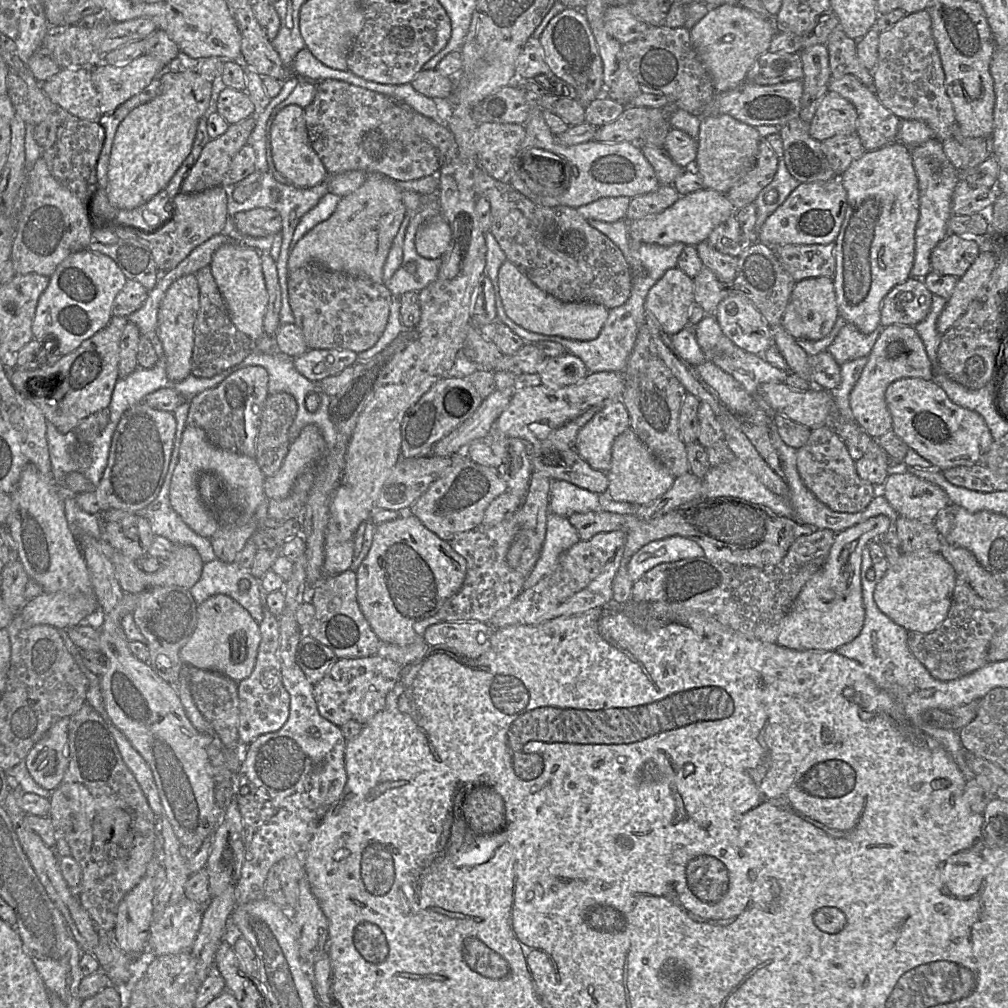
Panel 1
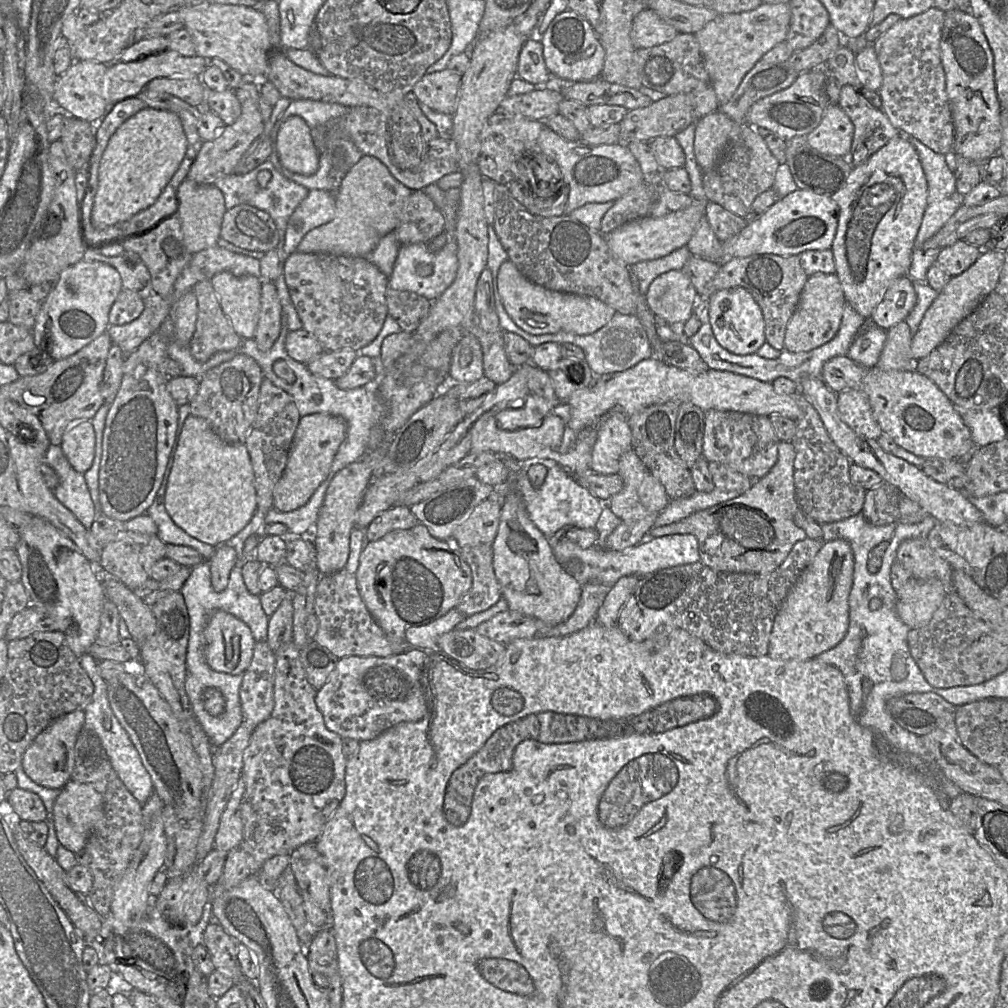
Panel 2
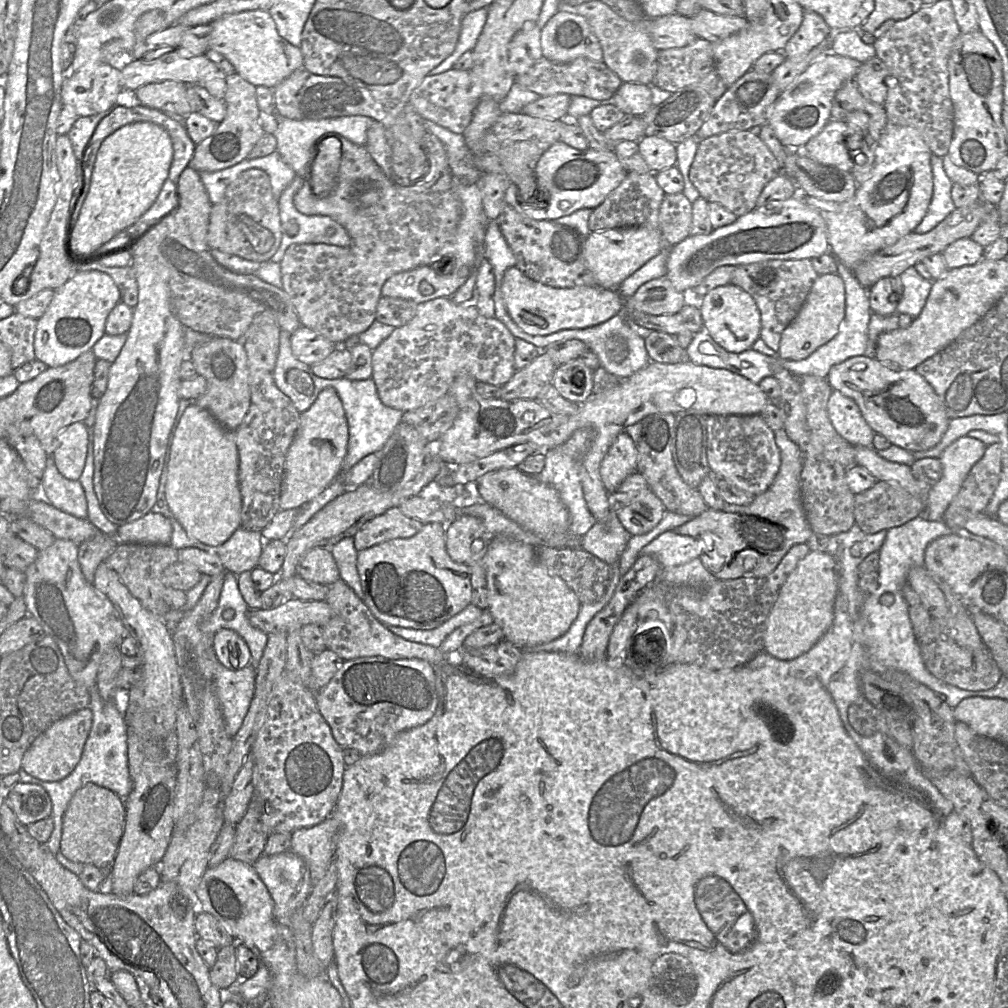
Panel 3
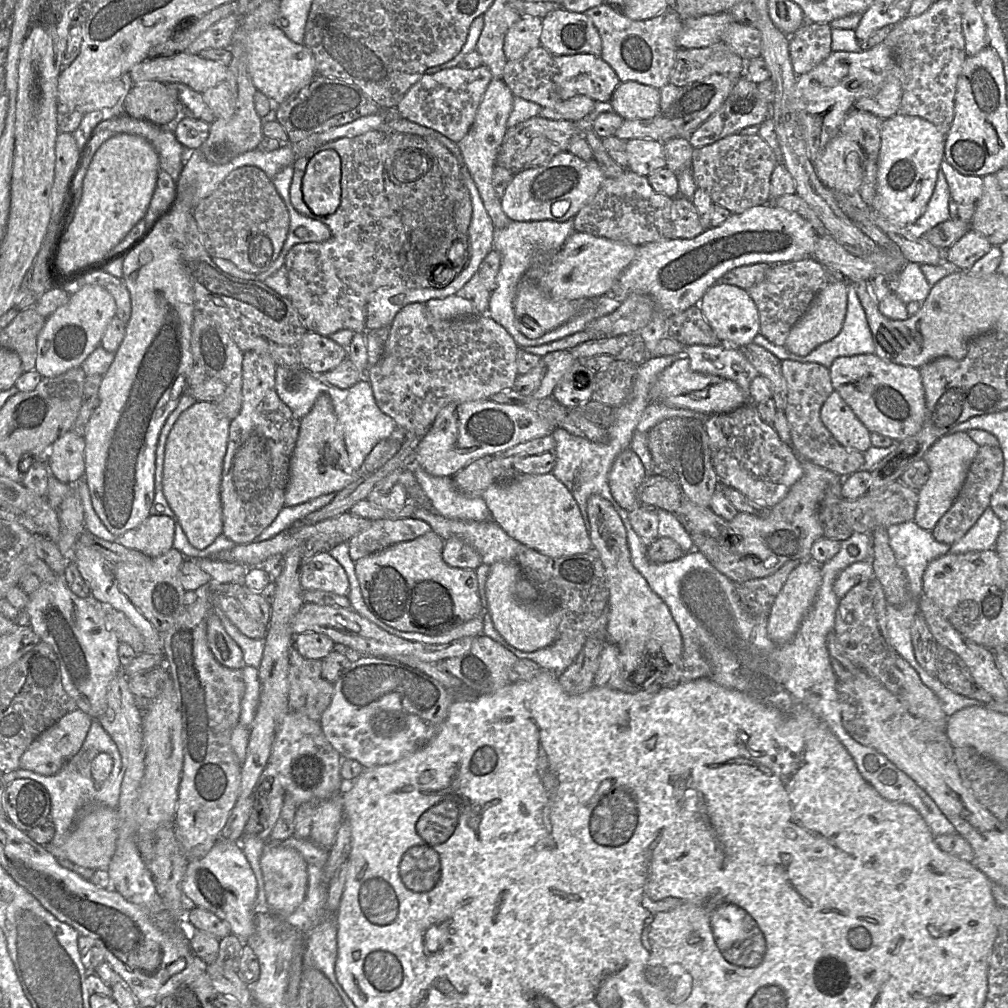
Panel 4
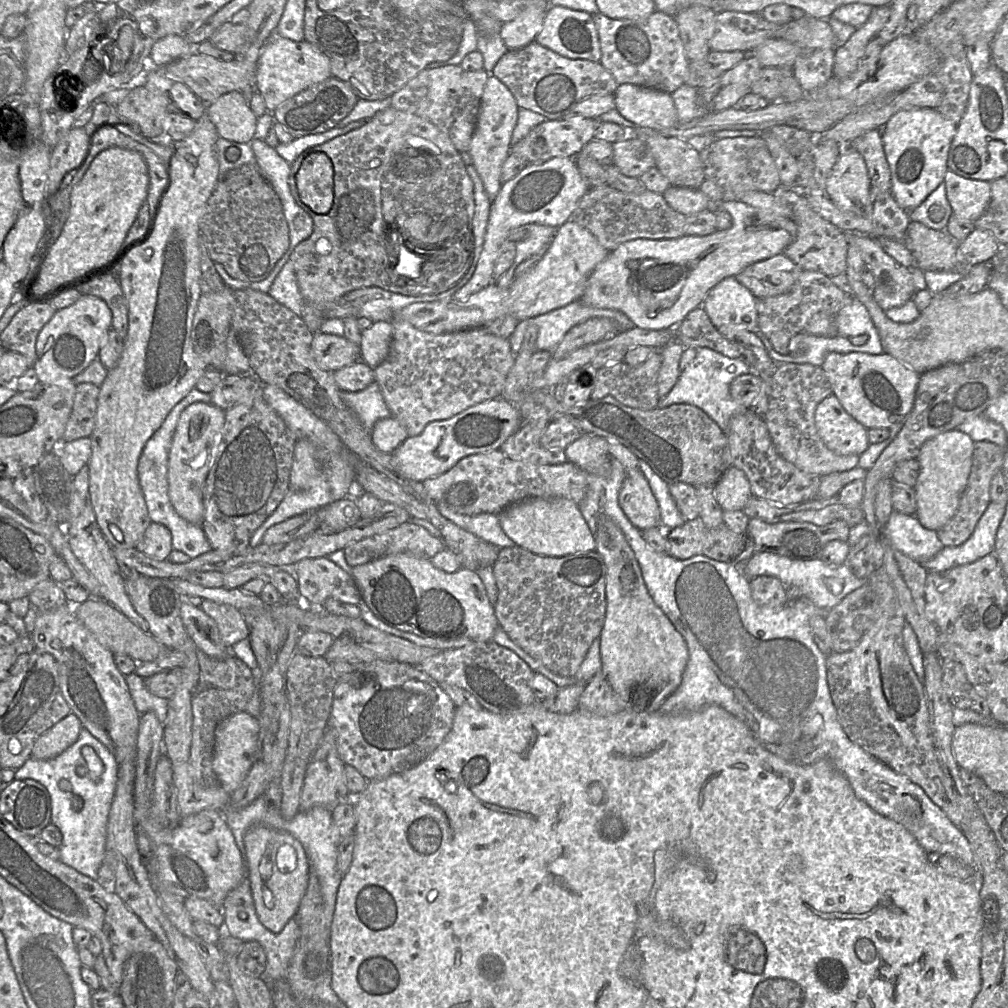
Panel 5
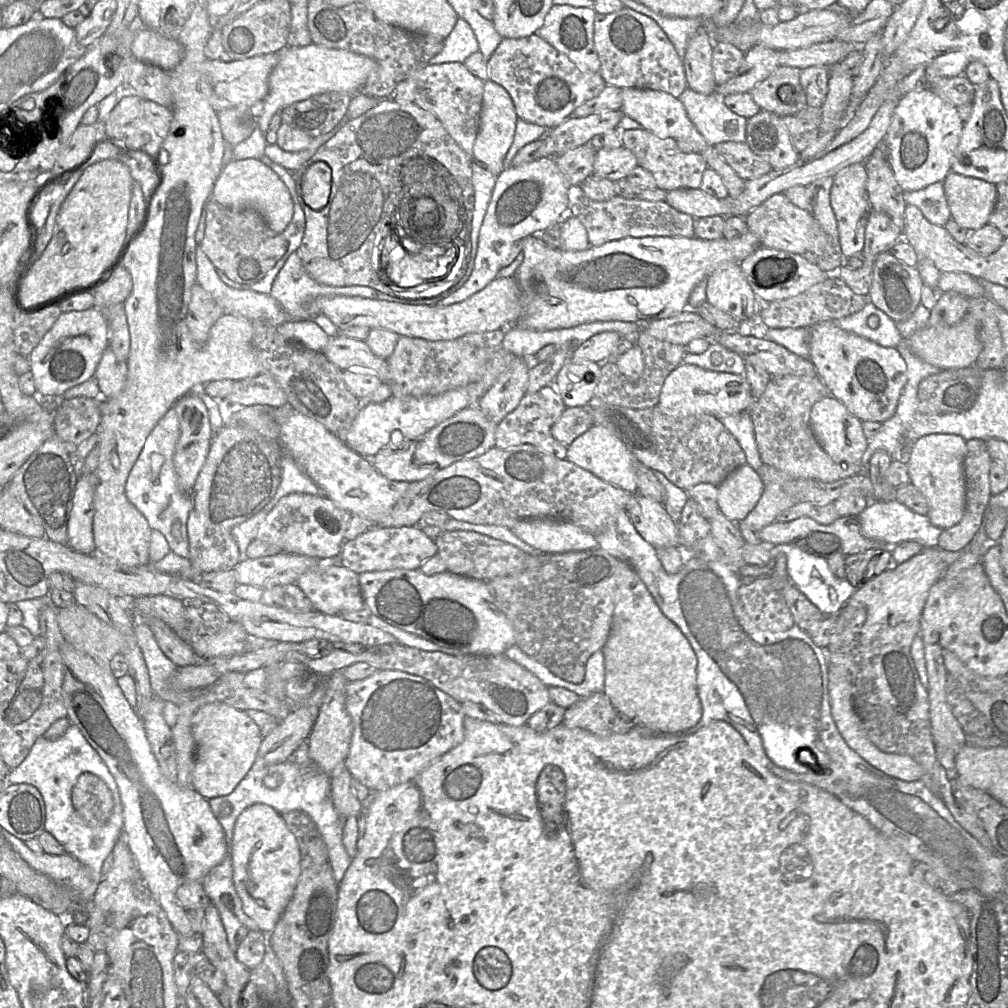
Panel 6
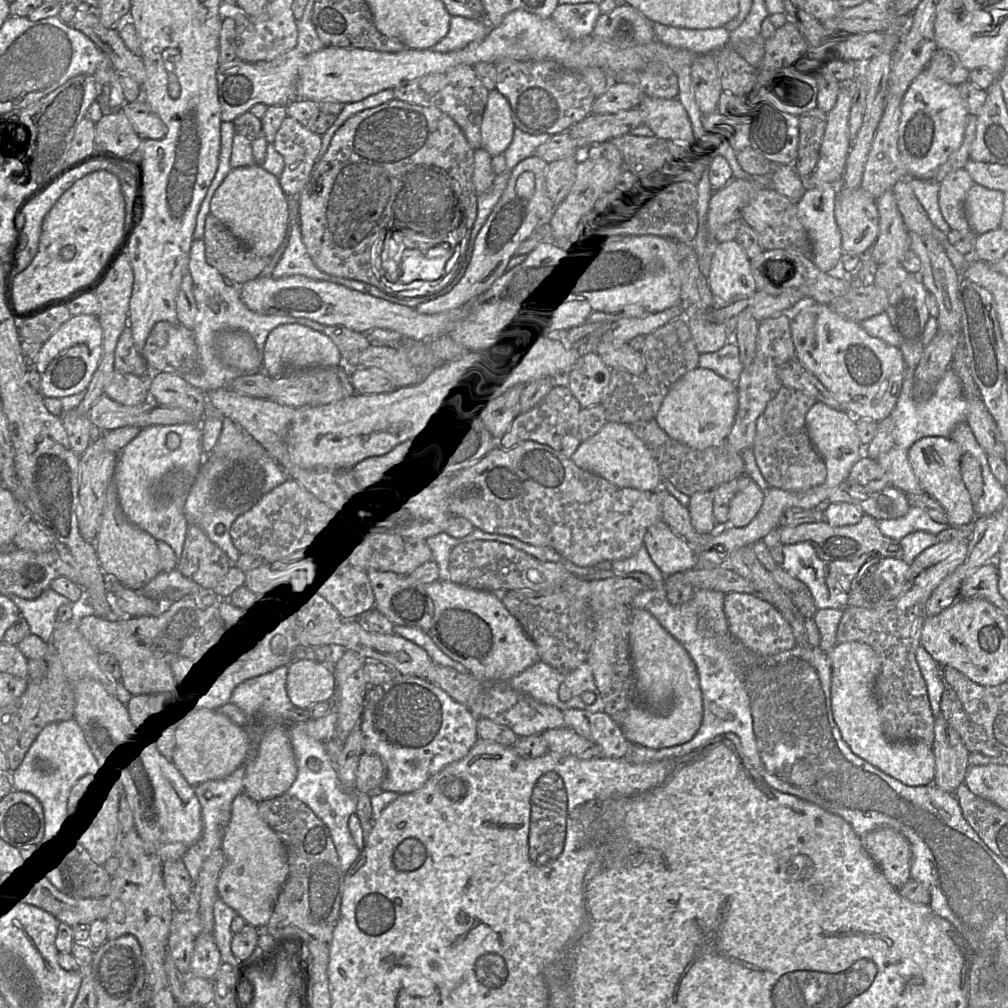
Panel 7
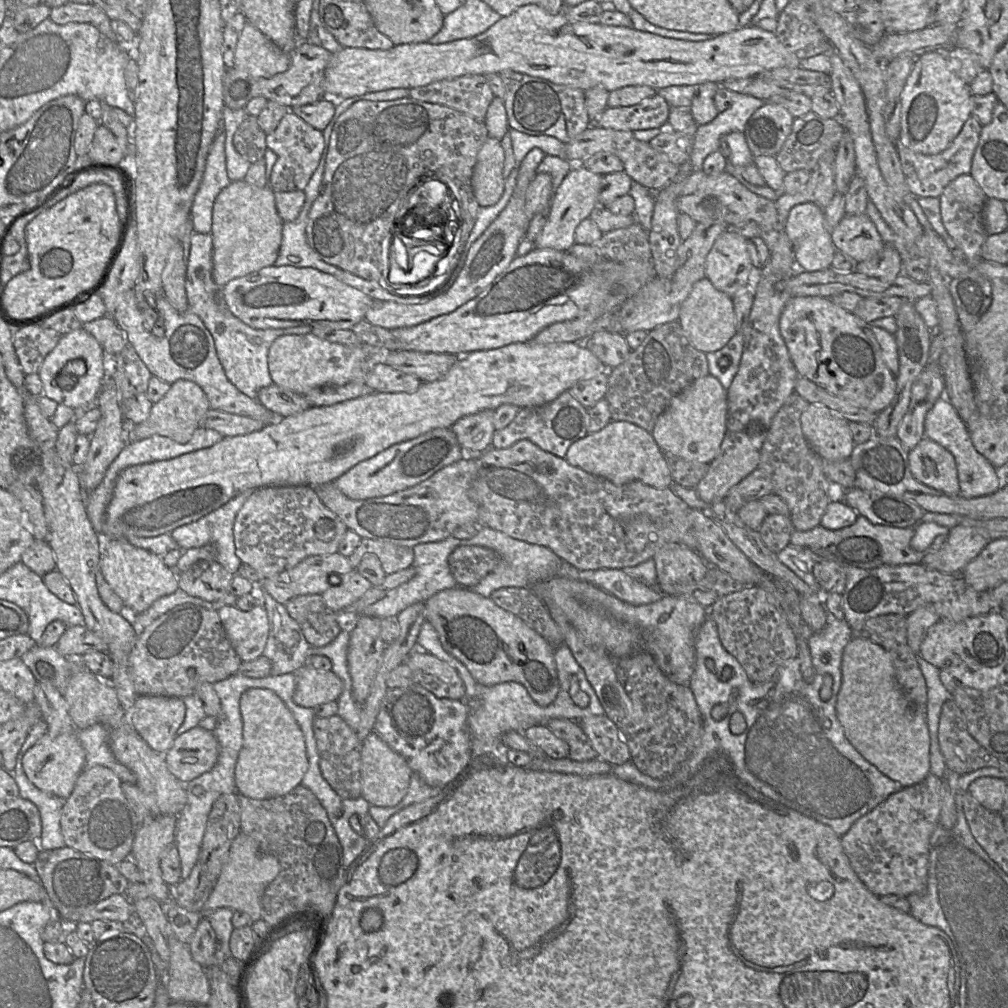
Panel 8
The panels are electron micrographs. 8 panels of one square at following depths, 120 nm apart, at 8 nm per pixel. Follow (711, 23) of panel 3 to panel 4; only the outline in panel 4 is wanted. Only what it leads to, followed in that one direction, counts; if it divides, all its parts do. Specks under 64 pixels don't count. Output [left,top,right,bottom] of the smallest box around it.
[721,23,761,61]

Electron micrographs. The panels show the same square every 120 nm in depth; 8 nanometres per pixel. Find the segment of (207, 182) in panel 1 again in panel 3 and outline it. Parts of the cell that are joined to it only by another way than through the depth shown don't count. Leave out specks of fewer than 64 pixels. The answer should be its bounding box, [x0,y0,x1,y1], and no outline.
[188,72,265,172]

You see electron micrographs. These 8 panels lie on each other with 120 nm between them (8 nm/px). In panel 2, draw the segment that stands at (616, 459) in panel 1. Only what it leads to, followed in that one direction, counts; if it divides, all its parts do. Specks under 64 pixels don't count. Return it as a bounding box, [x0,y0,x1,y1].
[609,448,670,521]

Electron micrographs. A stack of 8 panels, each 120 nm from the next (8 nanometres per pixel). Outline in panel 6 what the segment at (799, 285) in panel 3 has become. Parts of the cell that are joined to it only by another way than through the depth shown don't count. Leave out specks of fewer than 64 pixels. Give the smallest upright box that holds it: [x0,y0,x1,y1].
[758,275,869,328]

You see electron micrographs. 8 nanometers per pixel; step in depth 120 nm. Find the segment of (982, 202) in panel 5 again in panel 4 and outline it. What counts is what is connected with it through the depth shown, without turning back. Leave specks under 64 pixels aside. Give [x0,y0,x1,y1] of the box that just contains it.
[940,159,983,204]

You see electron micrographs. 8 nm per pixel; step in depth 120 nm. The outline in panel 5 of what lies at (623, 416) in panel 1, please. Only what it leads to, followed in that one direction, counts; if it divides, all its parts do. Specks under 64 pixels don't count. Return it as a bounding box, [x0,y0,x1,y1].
[618,469,661,531]

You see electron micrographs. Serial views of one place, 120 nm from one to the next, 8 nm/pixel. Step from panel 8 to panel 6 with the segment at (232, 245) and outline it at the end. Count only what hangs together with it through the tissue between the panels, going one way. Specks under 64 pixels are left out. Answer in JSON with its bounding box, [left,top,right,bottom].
[211,159,293,234]

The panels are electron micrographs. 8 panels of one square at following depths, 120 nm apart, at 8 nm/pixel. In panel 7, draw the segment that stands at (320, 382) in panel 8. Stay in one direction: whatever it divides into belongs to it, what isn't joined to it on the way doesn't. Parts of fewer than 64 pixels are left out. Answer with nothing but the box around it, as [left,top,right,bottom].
[262,323,343,378]

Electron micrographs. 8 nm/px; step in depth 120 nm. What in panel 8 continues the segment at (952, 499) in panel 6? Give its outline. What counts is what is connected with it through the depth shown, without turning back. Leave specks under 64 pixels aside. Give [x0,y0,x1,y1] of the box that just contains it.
[908,437,959,496]

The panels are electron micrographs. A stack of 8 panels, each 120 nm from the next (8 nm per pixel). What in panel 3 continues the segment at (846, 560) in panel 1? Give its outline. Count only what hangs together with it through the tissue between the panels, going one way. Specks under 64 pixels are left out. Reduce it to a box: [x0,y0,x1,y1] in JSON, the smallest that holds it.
[764,551,837,660]

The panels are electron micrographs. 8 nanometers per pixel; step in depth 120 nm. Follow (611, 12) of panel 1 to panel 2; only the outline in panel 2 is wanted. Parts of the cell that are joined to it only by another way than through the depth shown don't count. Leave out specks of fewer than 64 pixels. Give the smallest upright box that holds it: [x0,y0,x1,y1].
[631,8,677,48]

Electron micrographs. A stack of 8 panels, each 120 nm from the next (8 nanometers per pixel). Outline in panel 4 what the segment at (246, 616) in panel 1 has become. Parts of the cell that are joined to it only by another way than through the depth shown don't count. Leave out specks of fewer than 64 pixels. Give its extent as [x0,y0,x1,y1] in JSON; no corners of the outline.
[207,612,246,669]

